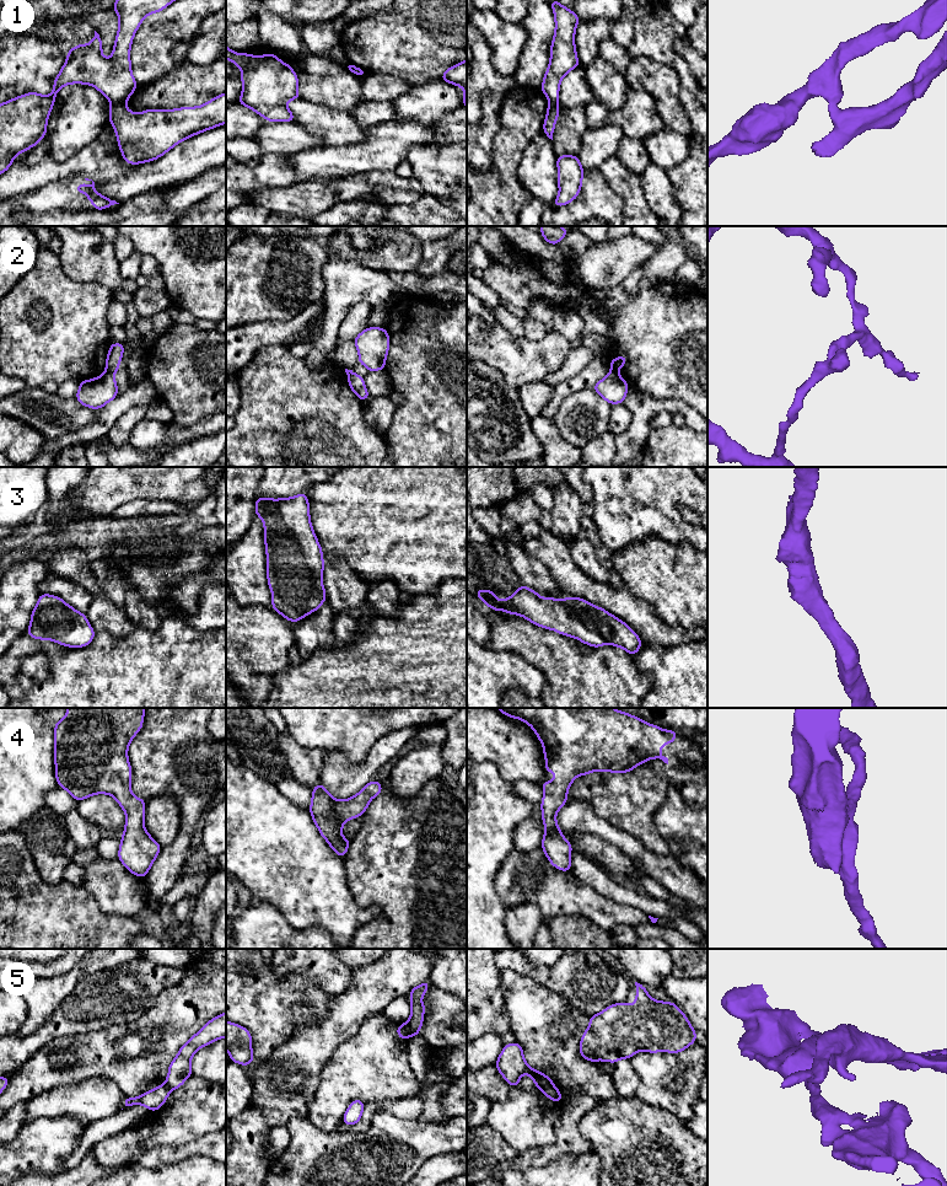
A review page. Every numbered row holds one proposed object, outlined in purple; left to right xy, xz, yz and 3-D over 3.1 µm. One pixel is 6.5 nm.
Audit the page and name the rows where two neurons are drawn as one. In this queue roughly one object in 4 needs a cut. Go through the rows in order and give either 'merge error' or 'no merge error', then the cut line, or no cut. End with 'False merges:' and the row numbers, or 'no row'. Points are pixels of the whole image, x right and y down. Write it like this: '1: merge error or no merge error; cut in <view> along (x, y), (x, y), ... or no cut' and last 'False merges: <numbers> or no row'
1: merge error; cut in xy along (112, 102), (122, 102), (124, 105)
2: merge error; cut in xy along (106, 370), (112, 375)
3: no merge error; no cut
4: no merge error; no cut
5: merge error; cut in xz along (404, 1024), (412, 1035)
False merges: 1, 2, 5

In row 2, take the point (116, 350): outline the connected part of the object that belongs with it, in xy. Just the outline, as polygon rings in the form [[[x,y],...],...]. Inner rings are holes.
[[[112,343],[106,359],[106,371],[114,375],[120,365],[123,358],[124,345],[123,343]]]

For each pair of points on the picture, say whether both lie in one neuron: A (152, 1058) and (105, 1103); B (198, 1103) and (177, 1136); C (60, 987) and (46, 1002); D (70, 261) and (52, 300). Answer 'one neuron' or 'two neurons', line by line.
A: two neurons
B: one neuron
C: one neuron
D: two neurons

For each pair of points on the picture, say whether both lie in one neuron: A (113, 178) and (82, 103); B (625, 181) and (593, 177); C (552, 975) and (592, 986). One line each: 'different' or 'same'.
A: different
B: different
C: same

